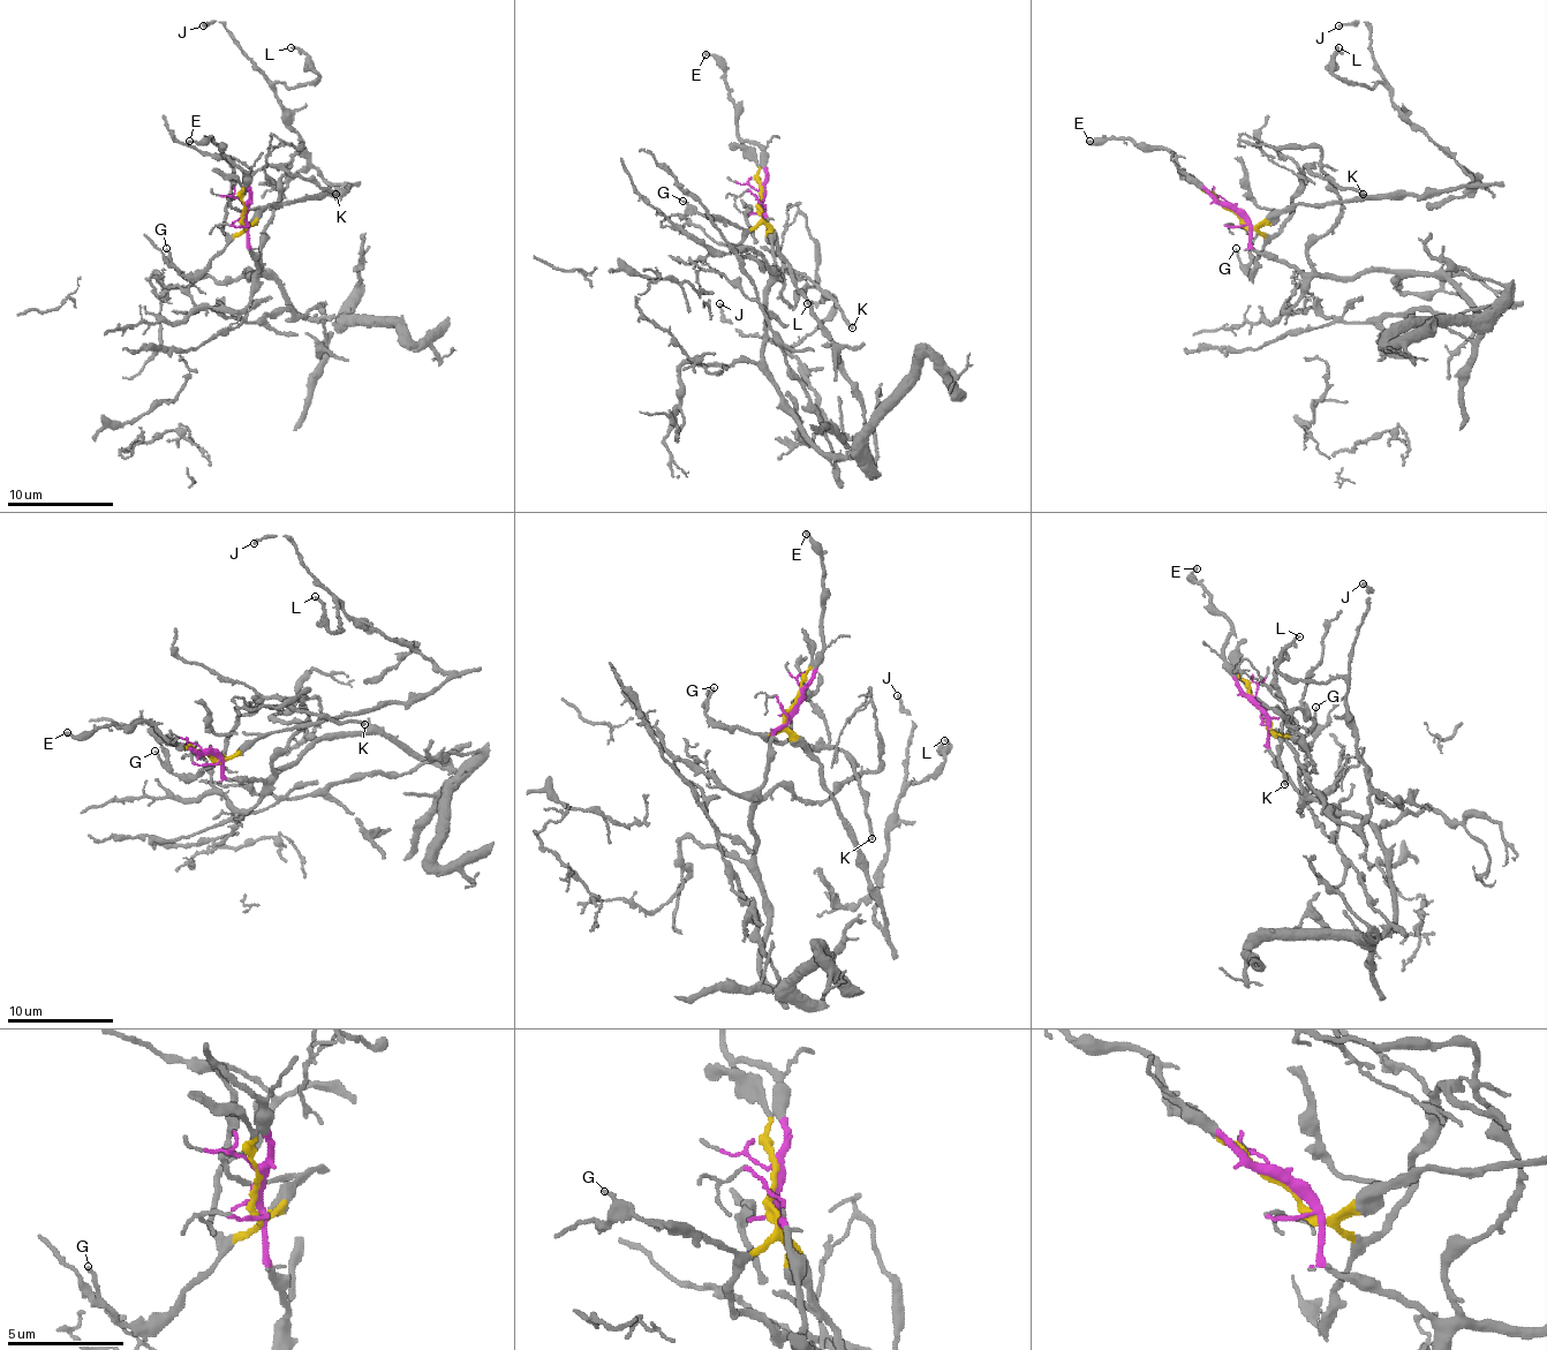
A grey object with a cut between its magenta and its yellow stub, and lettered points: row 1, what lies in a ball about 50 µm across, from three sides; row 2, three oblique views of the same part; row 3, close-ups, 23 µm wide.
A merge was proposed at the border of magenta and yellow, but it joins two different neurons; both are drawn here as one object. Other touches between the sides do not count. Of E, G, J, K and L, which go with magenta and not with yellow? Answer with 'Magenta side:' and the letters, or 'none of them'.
Magenta side: E

